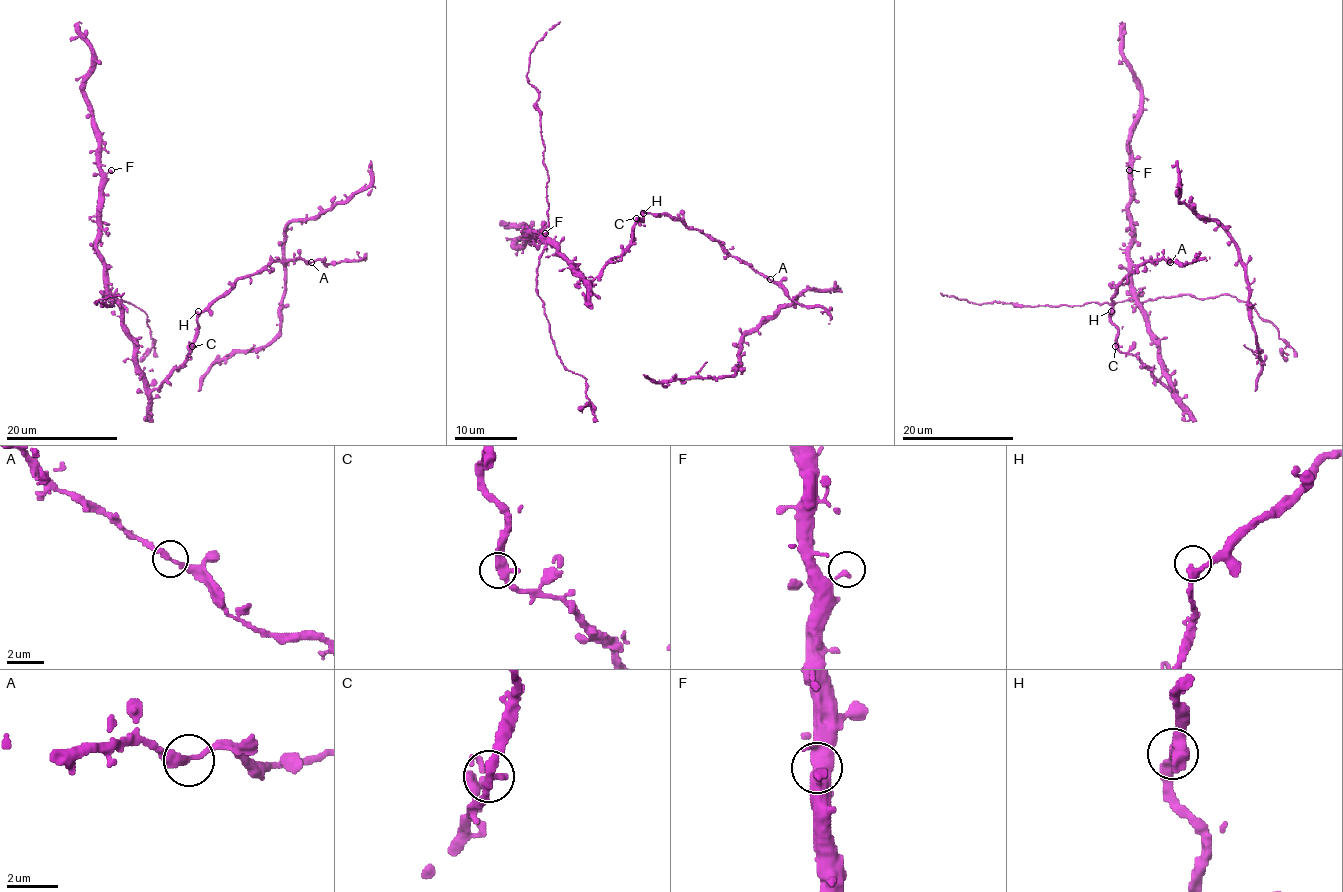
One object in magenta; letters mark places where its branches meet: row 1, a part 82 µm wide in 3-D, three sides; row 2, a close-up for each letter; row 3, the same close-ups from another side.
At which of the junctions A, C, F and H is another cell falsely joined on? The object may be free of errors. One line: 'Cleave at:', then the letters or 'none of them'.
Cleave at: none of them

